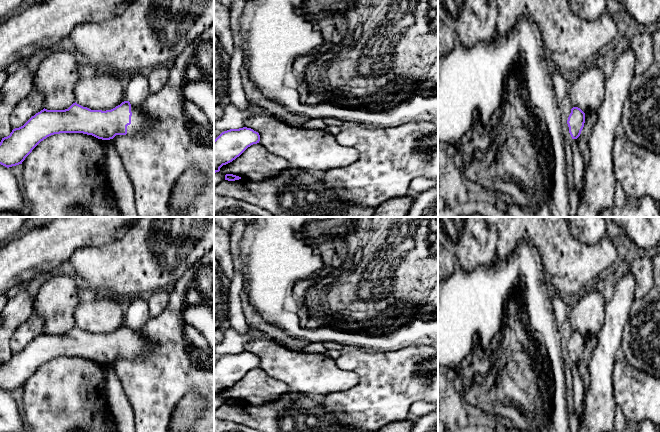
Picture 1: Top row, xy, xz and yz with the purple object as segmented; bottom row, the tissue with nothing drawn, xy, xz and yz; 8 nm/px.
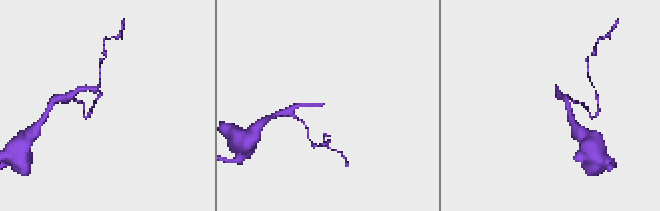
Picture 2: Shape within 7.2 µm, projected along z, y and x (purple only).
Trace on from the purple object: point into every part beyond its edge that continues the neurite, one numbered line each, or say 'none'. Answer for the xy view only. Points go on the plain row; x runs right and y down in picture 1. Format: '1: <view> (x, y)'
1: xy (139, 344)

